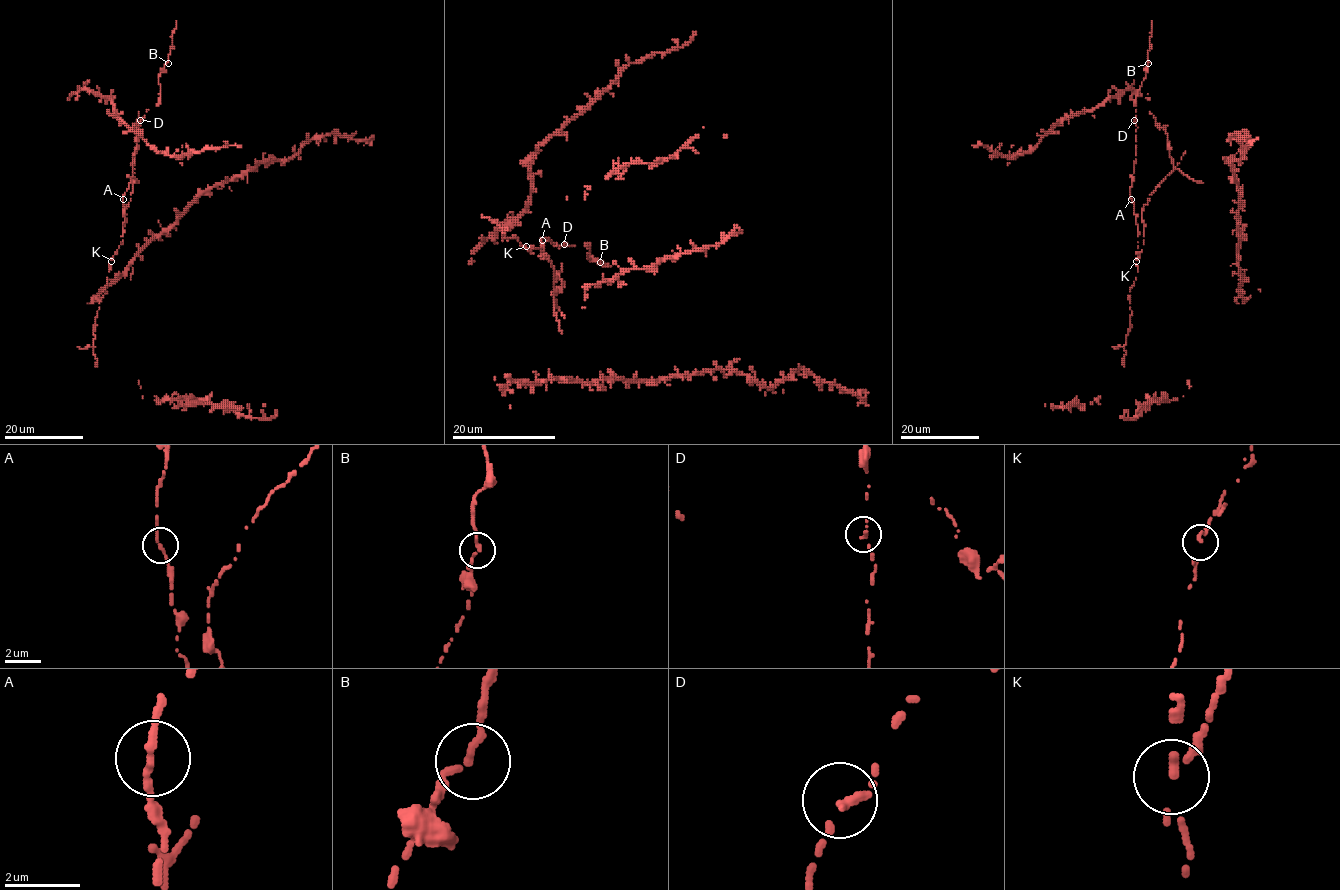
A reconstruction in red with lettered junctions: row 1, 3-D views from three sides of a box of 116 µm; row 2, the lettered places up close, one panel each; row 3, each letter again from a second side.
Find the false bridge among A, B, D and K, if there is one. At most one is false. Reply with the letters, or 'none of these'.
K

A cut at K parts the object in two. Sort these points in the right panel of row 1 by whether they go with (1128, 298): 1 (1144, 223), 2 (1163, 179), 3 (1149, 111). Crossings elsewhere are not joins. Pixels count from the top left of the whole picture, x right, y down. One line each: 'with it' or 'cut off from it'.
1: cut off from it
2: cut off from it
3: cut off from it

